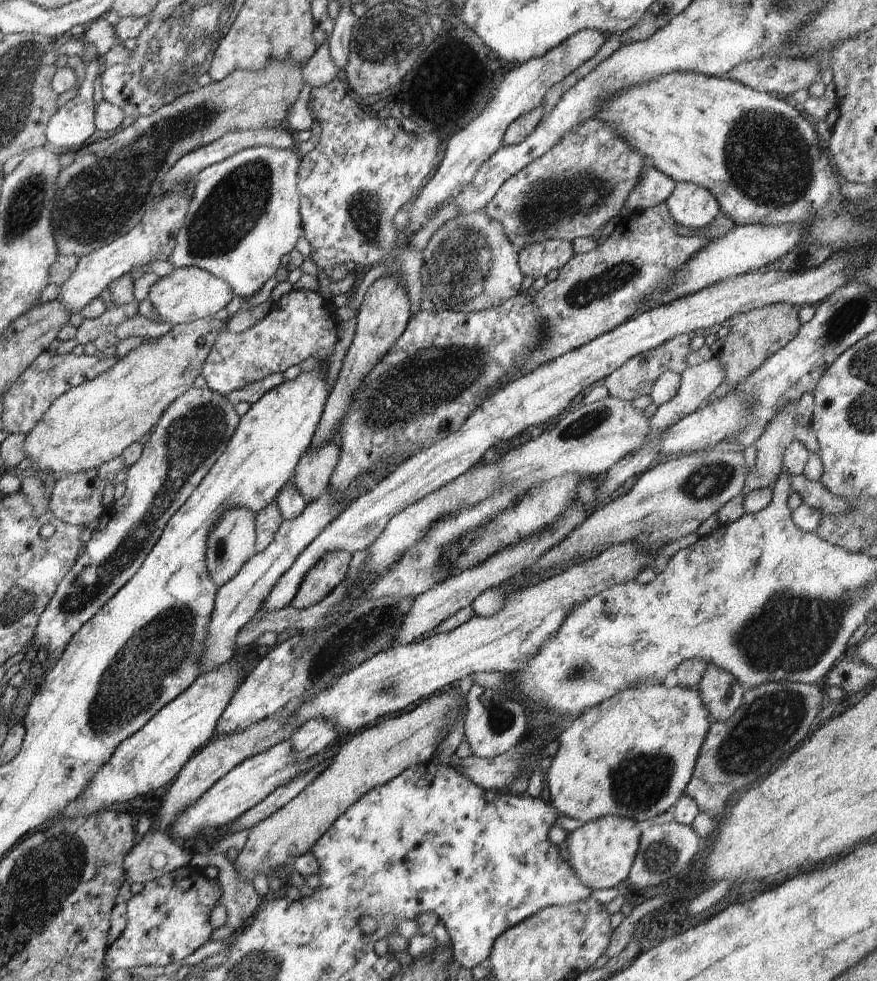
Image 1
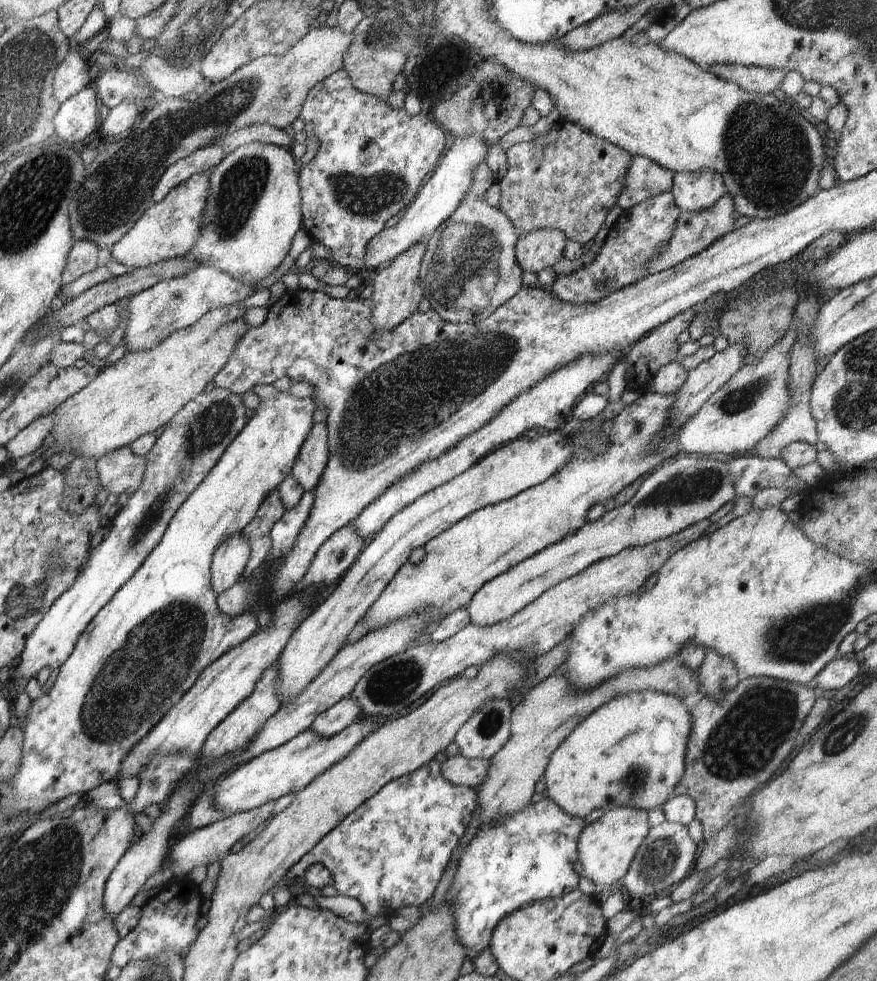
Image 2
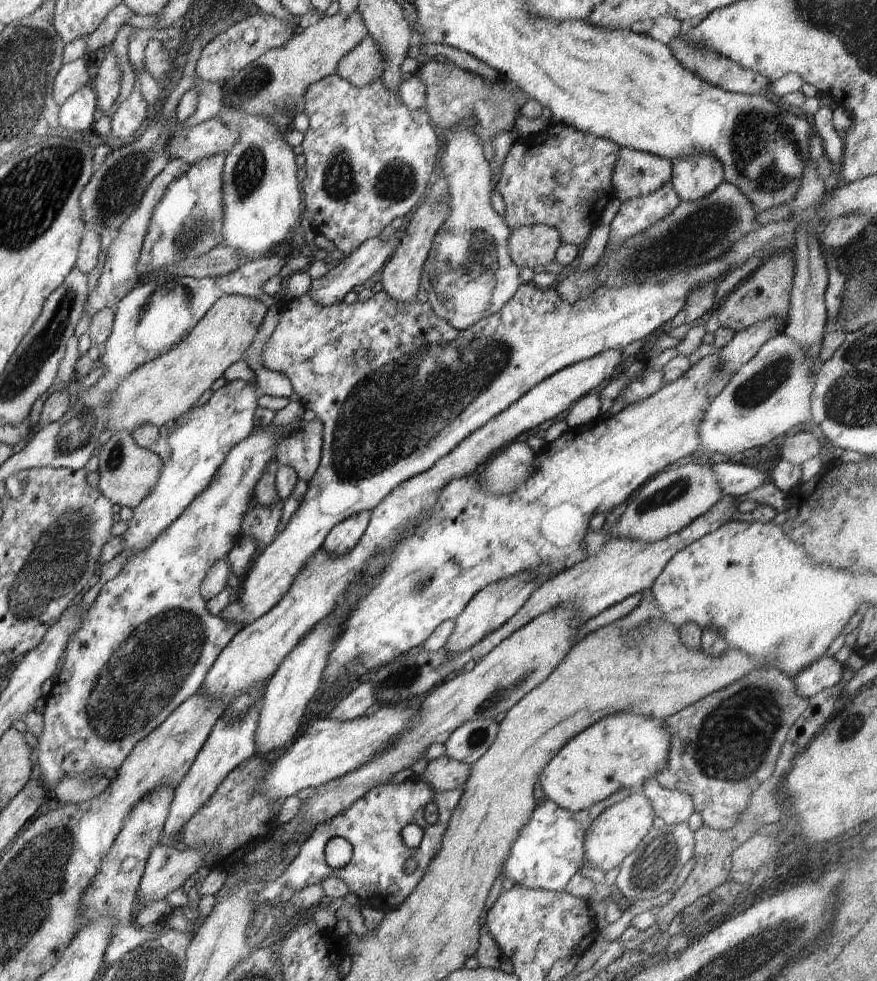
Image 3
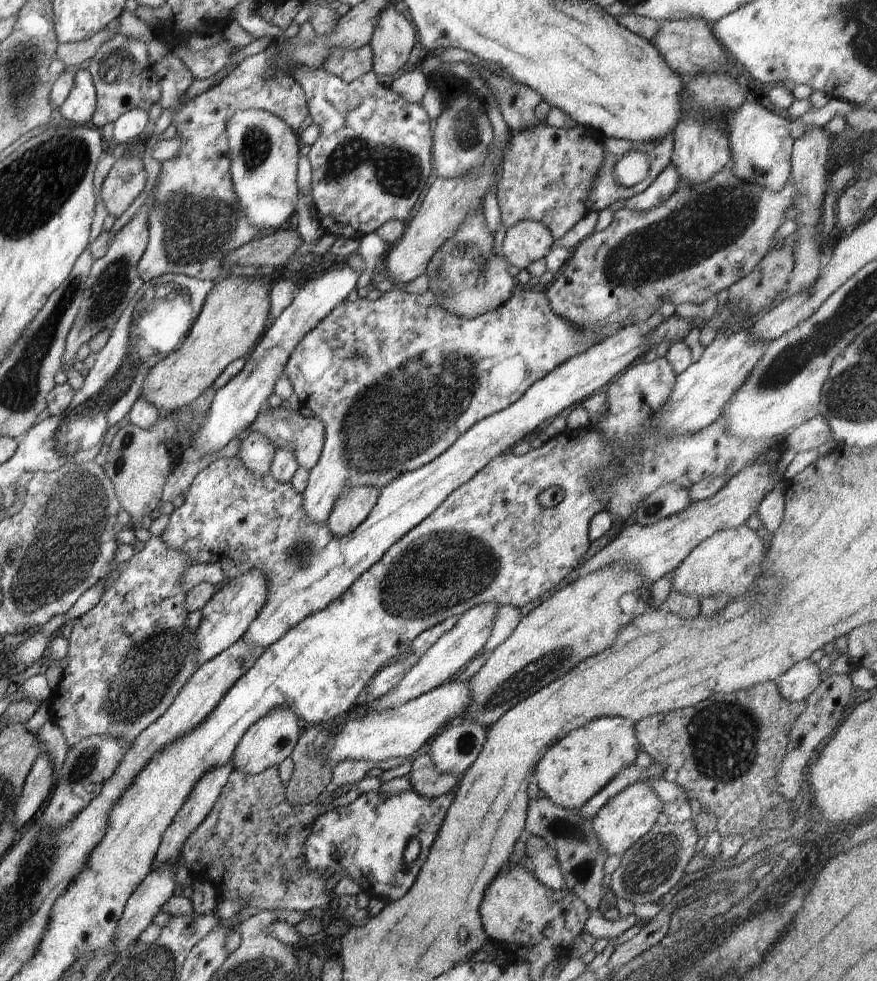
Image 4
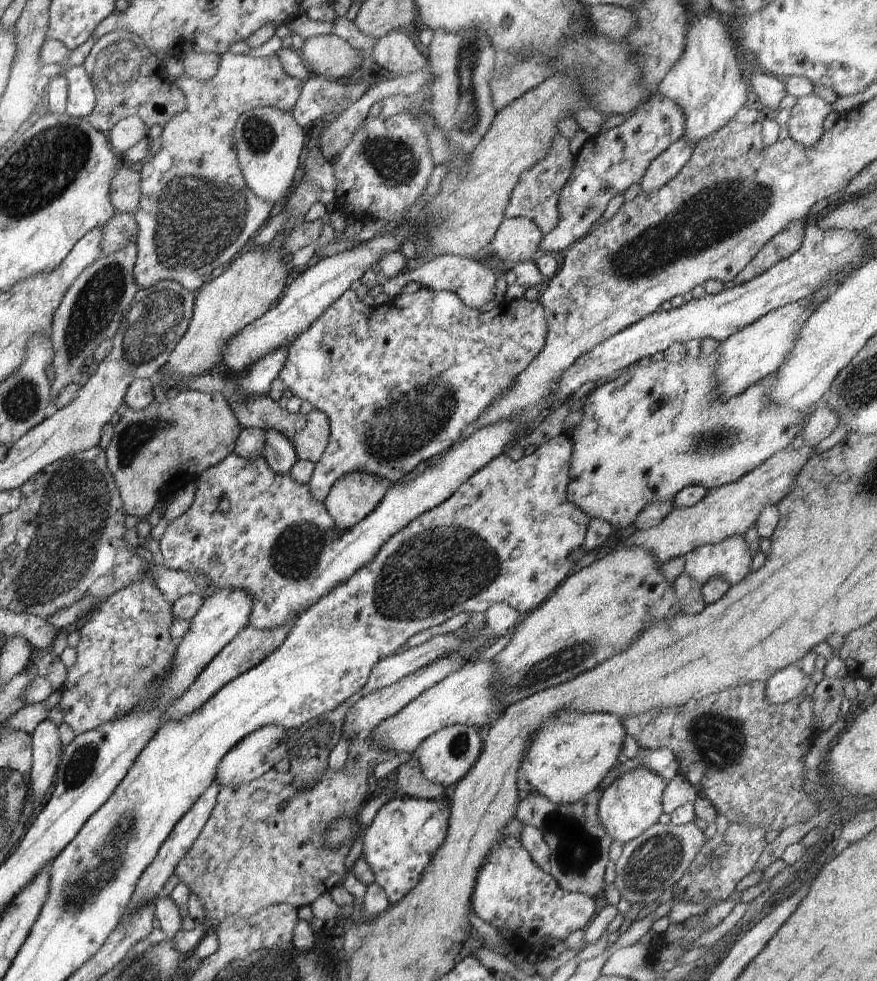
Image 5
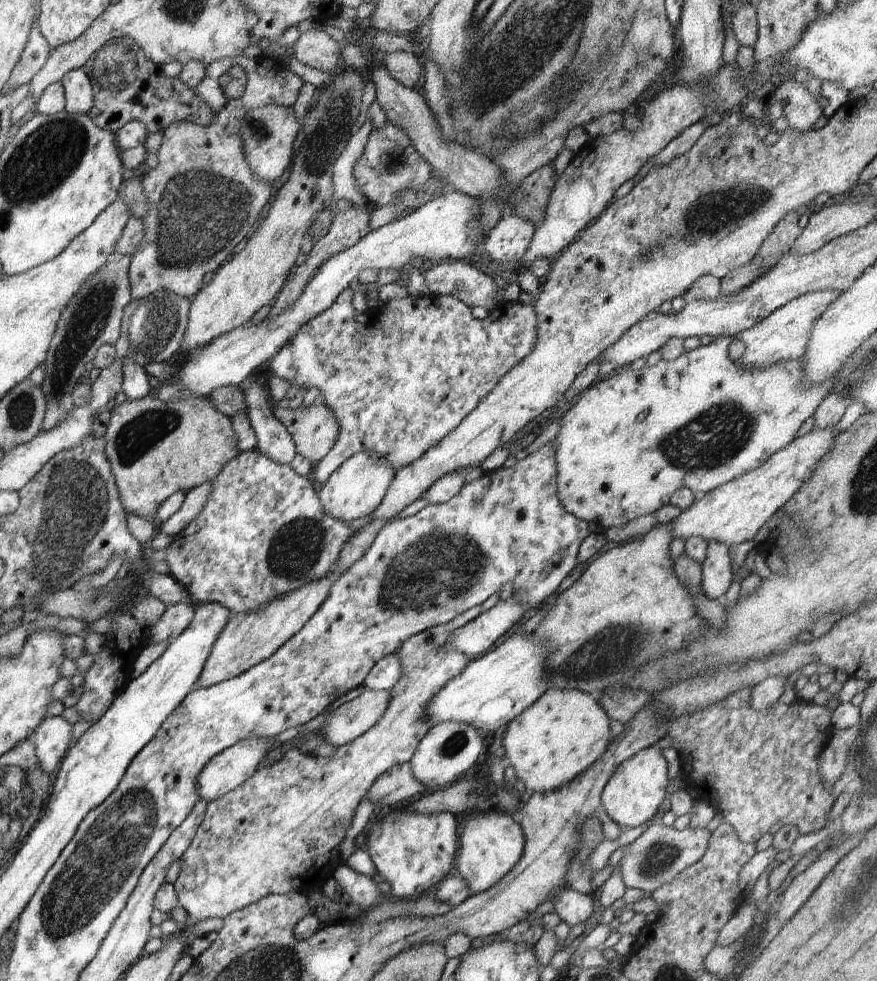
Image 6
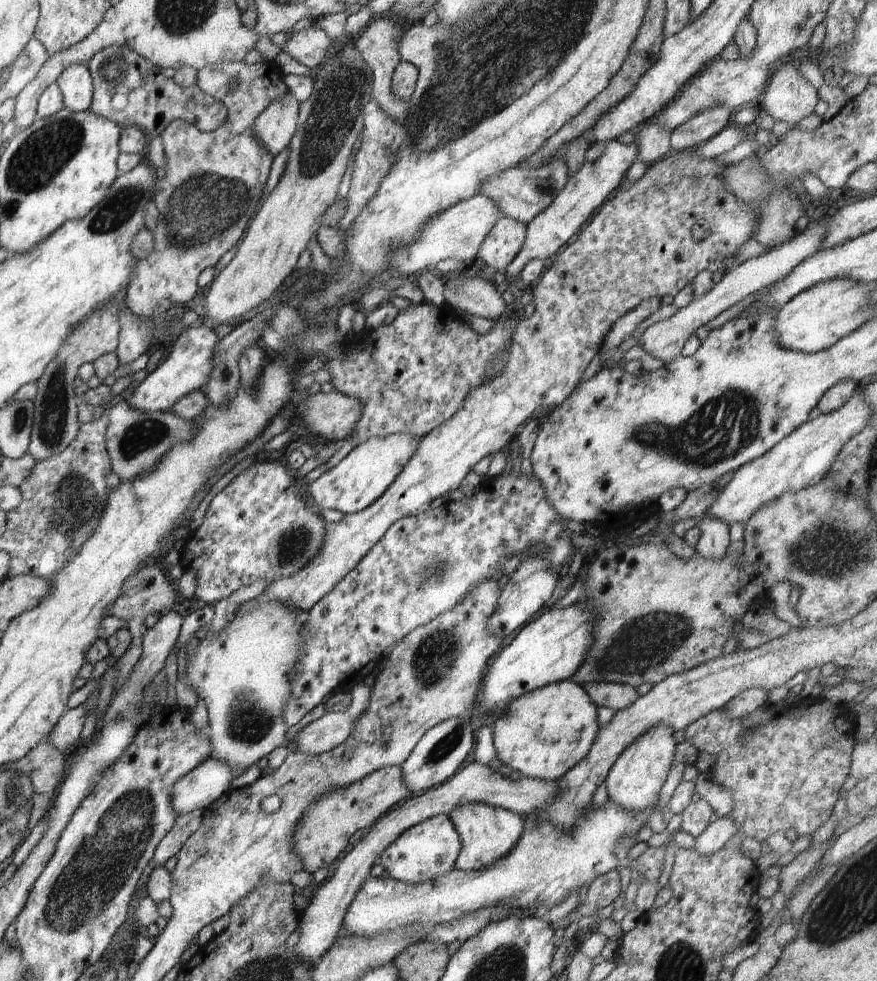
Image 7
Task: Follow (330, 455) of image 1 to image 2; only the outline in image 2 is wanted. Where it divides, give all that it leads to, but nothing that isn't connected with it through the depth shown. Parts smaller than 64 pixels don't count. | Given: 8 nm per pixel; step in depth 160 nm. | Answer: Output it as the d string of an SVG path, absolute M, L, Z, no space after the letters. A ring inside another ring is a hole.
M325 422L314 423L292 465L291 475L304 491L312 493L326 468L328 459L327 424Z

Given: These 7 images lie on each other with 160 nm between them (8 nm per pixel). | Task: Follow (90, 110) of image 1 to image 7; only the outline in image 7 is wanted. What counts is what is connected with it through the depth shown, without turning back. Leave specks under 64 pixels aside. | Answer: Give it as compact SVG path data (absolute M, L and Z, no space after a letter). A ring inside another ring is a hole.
M85 64L67 66L55 82L63 96L63 103L72 112L89 109L93 95L92 77Z

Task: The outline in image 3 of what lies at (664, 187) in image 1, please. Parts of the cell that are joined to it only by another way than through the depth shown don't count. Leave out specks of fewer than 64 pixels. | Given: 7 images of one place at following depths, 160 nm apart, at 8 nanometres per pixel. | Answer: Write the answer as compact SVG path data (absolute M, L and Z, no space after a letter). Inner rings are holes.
M620 147L613 166L611 188L622 202L657 191L671 180L672 173L671 160L635 148Z

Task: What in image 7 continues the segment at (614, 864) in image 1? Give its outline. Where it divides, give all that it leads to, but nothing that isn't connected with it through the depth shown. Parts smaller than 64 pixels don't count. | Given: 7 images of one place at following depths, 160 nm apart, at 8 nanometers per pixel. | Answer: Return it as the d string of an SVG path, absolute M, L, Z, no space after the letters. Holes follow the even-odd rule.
M660 723L646 729L633 740L614 761L606 777L609 799L633 812L642 812L645 808L658 802L660 788L668 776L670 766L675 762L675 748L672 737L675 732L670 725Z

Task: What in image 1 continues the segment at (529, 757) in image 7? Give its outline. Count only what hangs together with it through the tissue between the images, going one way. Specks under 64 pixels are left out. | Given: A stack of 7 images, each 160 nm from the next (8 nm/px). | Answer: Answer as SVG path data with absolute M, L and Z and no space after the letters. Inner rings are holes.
M648 683L640 684L638 687L632 686L622 690L622 692L618 692L614 697L598 704L598 706L594 706L594 708L590 708L582 716L572 720L566 729L558 734L556 745L550 752L545 768L547 773L545 781L548 785L548 792L550 792L551 804L556 808L556 811L562 812L563 815L582 820L585 823L608 815L626 817L639 822L654 818L658 814L664 814L678 798L684 795L684 789L692 778L700 747L706 740L708 730L710 730L710 720L712 720L710 712L706 708L706 704L702 702L702 696L700 696L697 688L690 689L679 685L675 688L666 688L662 684Z

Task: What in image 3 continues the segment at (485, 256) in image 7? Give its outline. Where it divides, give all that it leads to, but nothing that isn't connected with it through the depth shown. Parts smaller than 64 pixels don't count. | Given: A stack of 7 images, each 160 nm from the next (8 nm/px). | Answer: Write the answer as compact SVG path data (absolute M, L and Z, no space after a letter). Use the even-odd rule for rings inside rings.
M532 225L511 231L508 250L519 269L534 268L554 261L560 243L560 235L555 228Z

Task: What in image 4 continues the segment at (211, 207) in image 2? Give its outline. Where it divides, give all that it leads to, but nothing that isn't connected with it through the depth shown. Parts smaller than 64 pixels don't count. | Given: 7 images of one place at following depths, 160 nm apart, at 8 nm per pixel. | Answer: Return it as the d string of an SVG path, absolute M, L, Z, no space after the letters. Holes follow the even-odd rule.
M248 109L235 112L227 120L230 174L238 202L248 220L259 230L284 226L292 217L298 200L296 182L299 135L286 122L268 111Z

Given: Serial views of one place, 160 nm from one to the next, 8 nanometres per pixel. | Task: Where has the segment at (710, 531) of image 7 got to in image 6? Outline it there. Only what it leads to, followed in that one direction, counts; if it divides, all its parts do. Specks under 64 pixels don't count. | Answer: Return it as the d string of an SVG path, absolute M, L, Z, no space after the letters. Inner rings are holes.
M720 541L708 542L707 553L701 567L703 572L701 586L705 596L723 602L733 577L729 546Z

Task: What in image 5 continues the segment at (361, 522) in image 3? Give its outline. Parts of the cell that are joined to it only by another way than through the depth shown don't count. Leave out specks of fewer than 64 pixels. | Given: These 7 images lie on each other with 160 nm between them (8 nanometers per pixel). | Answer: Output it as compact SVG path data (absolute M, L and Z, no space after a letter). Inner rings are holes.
M364 471L343 474L334 482L324 506L340 530L352 528L380 504L388 483Z

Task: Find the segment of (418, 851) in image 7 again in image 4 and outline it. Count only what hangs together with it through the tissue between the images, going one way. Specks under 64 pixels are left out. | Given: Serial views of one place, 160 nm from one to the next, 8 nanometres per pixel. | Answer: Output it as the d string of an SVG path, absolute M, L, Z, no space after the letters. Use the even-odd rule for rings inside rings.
M412 788L397 796L374 791L361 793L347 807L327 811L314 821L305 842L307 865L327 879L346 869L348 877L352 877L368 896L384 896L388 902L400 900L426 862L454 797L455 793L450 792L430 800ZM412 838L419 838L421 851L416 867L408 869L404 866L404 850Z

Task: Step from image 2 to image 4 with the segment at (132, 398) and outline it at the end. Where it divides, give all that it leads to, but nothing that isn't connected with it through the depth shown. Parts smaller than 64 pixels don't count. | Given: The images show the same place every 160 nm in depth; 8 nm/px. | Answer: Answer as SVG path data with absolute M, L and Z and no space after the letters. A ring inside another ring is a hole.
M226 274L214 282L188 336L177 349L161 358L159 363L152 368L143 384L140 397L146 397L162 414L176 412L190 401L196 400L226 370L229 364L239 358L244 358L254 349L271 322L269 314L273 311L269 284L258 277L259 274L256 278Z

